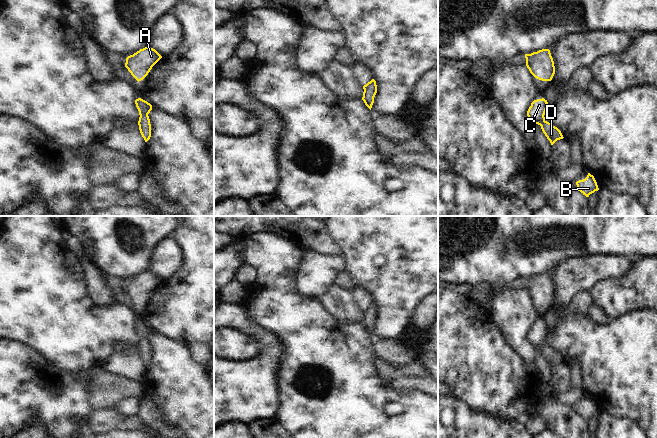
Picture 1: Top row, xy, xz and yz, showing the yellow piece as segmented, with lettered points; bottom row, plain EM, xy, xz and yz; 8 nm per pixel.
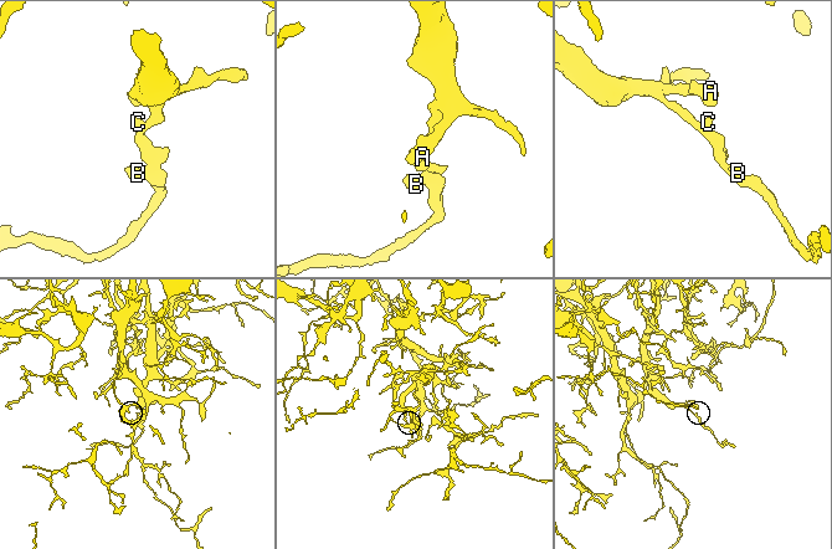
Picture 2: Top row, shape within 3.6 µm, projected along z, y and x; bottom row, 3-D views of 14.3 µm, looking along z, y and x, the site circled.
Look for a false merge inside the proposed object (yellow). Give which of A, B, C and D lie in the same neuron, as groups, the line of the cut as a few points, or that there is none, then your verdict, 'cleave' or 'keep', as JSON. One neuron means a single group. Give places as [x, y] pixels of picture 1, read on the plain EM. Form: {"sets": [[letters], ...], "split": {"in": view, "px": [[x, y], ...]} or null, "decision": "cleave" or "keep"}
{"sets": [["A", "B", "C", "D"]], "split": null, "decision": "keep"}

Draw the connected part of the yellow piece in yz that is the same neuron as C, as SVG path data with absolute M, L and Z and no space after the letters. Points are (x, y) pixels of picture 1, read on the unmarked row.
M544 322L534 324L527 335L527 340L531 347L541 350L543 357L550 365L551 369L553 369L557 364L563 363L564 361L557 351L545 344L544 339L547 333L547 328L548 326Z

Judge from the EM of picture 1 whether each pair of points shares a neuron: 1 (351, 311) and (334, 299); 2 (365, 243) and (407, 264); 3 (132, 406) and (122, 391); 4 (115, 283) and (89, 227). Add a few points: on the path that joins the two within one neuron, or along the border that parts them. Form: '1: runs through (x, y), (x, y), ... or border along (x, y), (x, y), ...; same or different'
1: runs through (347, 311), (338, 302); same
2: runs through (375, 243), (384, 243), (397, 256); same
3: border along (138, 398), (124, 398), (115, 406); different
4: border along (106, 275), (126, 281); different

